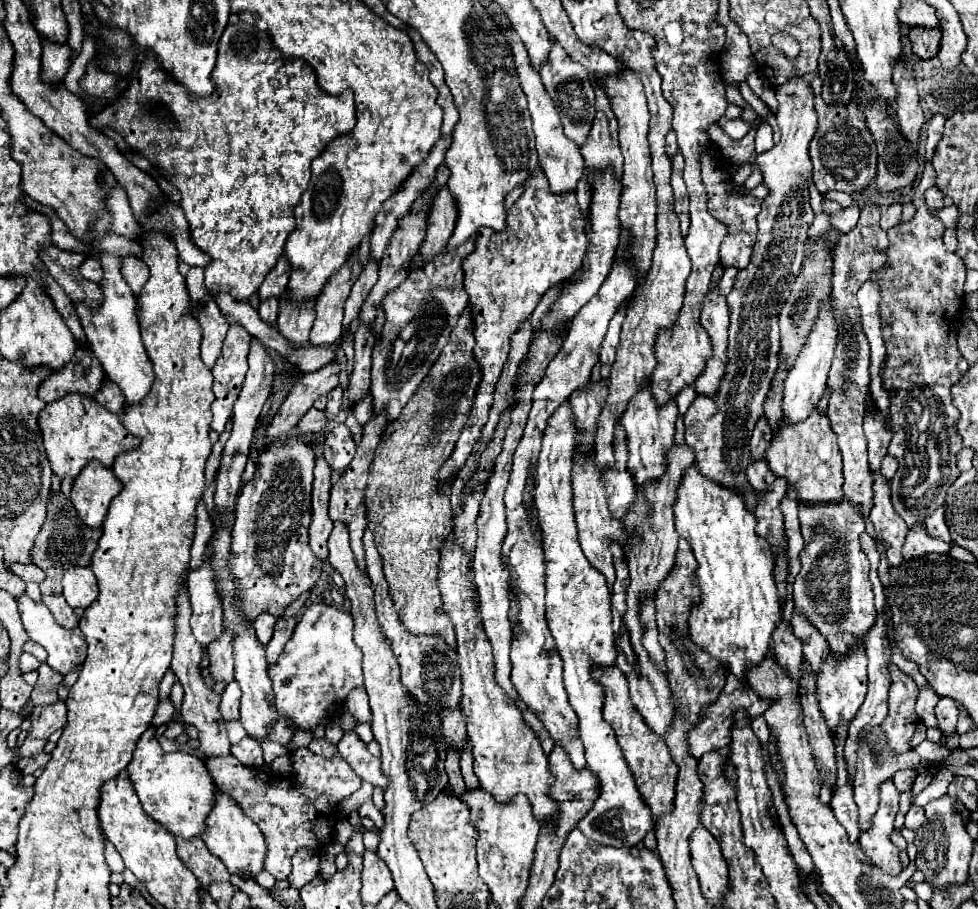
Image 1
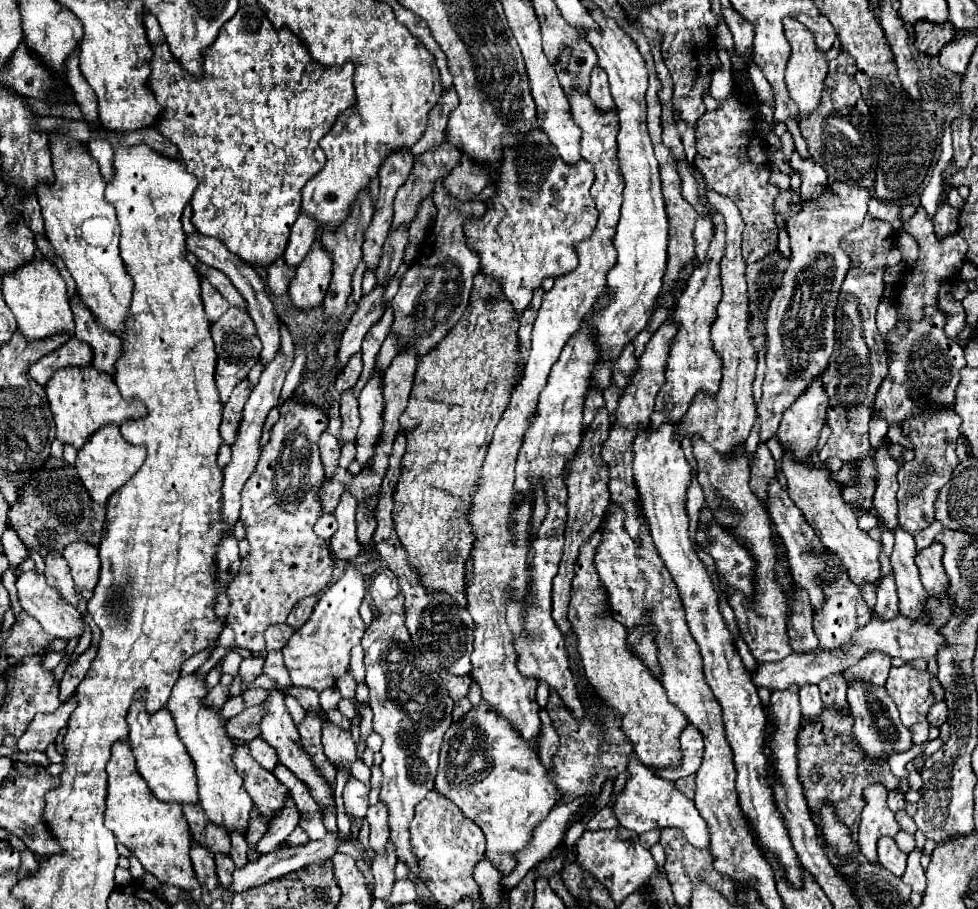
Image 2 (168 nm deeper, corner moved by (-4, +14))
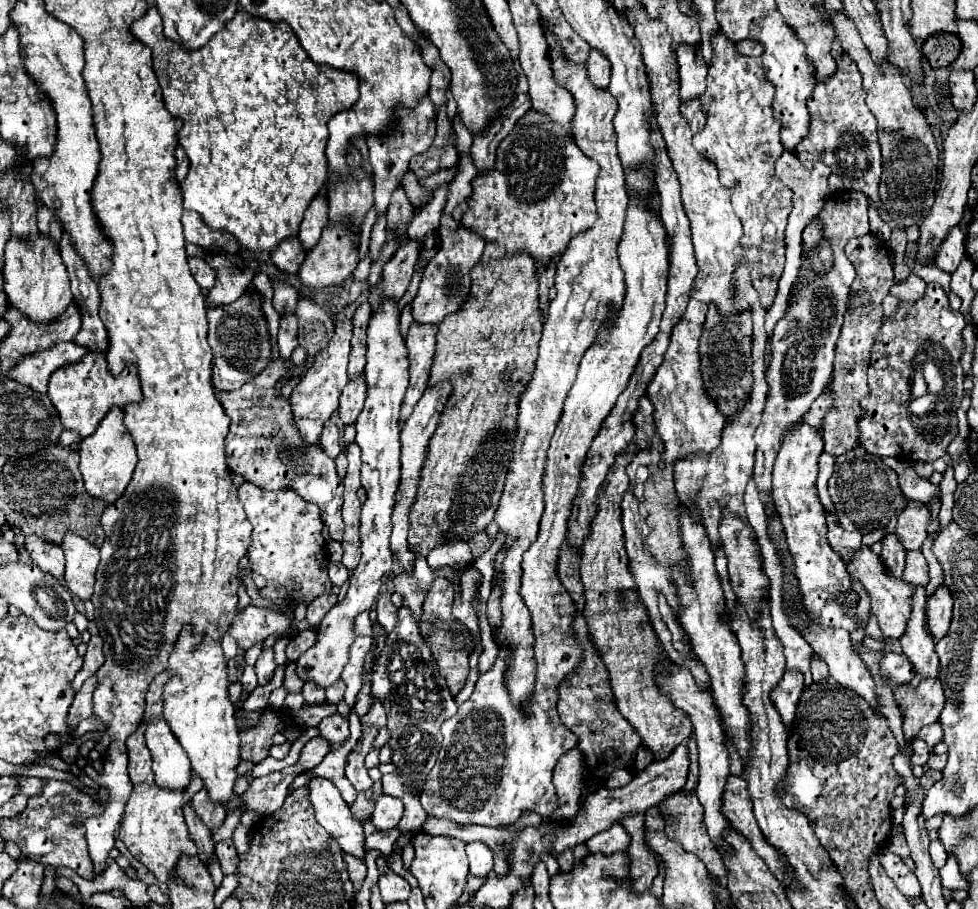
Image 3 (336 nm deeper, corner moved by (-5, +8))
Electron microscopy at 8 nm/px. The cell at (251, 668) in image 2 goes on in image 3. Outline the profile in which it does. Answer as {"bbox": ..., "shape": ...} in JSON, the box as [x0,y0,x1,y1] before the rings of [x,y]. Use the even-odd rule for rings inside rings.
{"bbox":[255,649,277,685],"shape":[[[265,649],[265,651],[259,655],[257,663],[255,663],[255,673],[257,673],[259,685],[267,685],[267,683],[271,681],[275,667],[277,667],[277,665],[275,665],[275,659],[273,659],[273,649]]]}

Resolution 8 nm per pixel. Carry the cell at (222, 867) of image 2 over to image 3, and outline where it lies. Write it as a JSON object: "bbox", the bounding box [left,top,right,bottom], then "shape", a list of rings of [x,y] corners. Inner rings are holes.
{"bbox":[215,841,239,875],"shape":[[[219,841],[215,845],[215,855],[221,863],[221,869],[223,869],[223,875],[231,875],[237,871],[239,867],[239,855],[233,847],[233,841]]]}

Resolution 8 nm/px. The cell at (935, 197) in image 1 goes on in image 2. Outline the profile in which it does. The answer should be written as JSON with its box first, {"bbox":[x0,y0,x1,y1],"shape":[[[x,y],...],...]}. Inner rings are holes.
{"bbox":[934,201,958,239],"shape":[[[946,201],[938,205],[938,211],[934,215],[934,229],[940,239],[958,231],[958,211],[950,207]]]}

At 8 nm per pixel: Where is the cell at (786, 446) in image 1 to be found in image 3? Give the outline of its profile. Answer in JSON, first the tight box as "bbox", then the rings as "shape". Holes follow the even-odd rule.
{"bbox":[847,545,913,639],"shape":[[[861,545],[861,549],[853,551],[853,555],[847,561],[847,569],[851,579],[859,581],[863,585],[863,589],[867,591],[869,599],[871,599],[871,613],[877,617],[877,623],[883,631],[885,637],[889,639],[899,639],[905,633],[905,621],[911,613],[911,595],[913,595],[913,585],[905,583],[903,579],[897,579],[895,575],[889,575],[889,571],[885,571],[885,567],[881,567],[881,555],[873,553],[871,547]]]}

